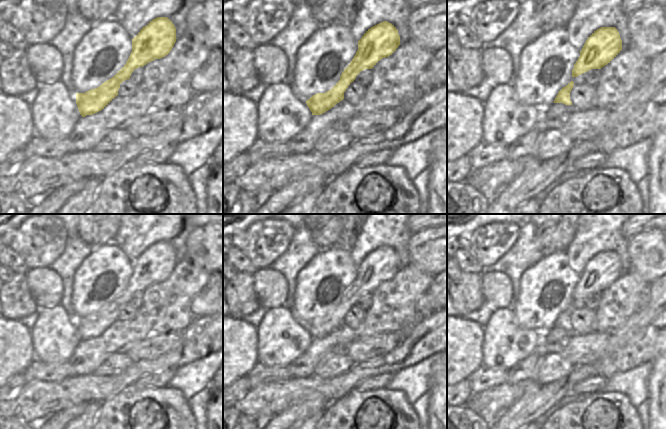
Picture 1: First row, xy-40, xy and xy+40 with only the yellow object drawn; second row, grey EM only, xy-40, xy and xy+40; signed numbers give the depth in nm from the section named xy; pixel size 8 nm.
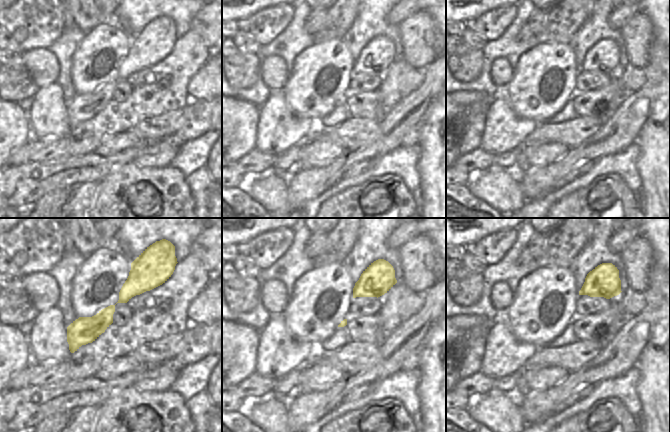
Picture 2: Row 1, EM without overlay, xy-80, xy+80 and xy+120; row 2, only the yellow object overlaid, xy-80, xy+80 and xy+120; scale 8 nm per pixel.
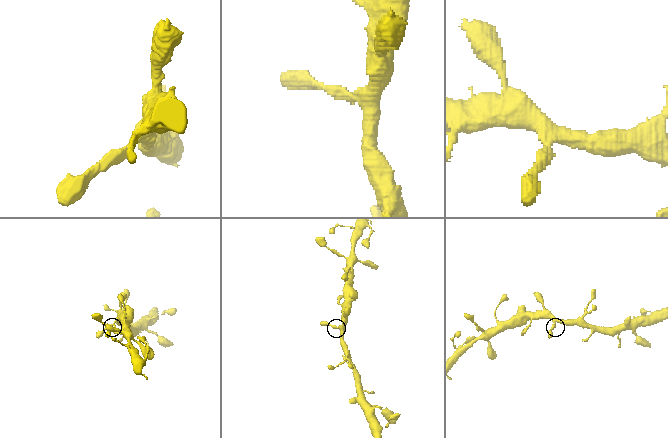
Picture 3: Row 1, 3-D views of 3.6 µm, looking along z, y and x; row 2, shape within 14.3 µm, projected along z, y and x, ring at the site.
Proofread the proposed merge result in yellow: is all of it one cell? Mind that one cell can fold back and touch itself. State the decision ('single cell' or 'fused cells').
single cell

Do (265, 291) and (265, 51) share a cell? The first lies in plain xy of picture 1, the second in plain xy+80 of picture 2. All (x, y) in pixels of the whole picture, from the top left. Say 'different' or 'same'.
different

